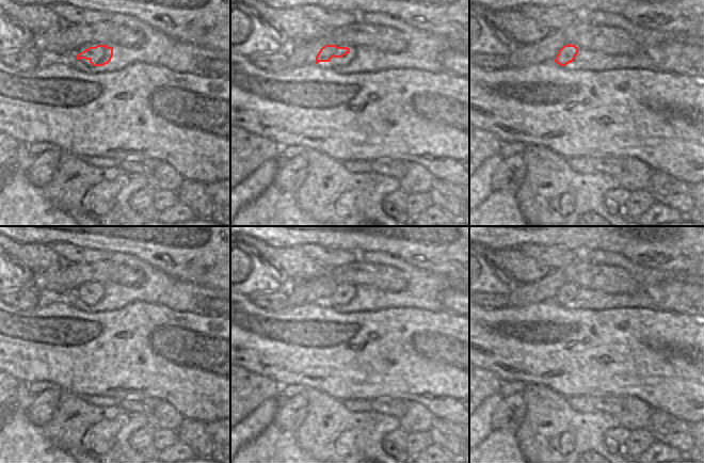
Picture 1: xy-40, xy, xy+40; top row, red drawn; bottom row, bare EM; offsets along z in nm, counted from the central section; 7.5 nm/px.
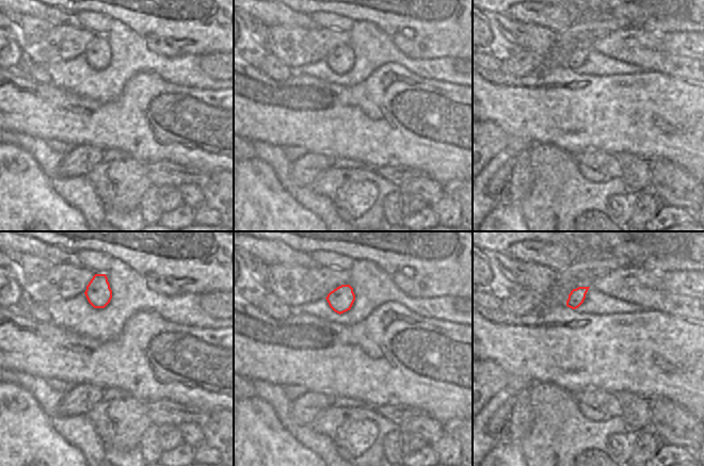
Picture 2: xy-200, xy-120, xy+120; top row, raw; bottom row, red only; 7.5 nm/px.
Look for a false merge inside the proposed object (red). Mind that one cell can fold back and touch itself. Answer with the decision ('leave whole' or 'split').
leave whole

